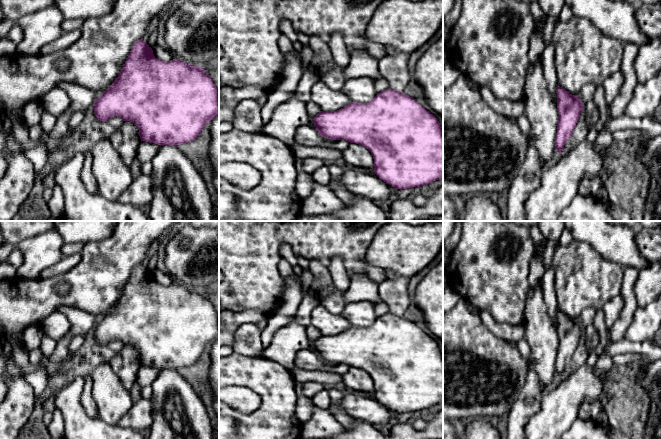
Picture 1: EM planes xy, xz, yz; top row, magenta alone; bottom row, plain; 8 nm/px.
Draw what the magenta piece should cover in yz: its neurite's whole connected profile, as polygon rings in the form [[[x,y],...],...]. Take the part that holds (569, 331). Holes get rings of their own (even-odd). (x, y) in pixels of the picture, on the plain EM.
[[[559,309],[557,310],[556,316],[559,342],[555,361],[555,371],[556,376],[561,377],[565,367],[572,360],[580,338],[583,336],[584,328],[577,319],[570,318]]]

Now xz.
[[[389,312],[377,317],[370,326],[351,326],[337,335],[320,335],[314,341],[314,350],[324,362],[346,364],[367,372],[374,383],[375,398],[395,413],[420,411],[443,401],[443,357],[440,347],[416,323],[404,316]]]

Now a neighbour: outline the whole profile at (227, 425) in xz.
[[[219,414],[219,439],[234,439],[237,436],[237,423],[234,418]]]

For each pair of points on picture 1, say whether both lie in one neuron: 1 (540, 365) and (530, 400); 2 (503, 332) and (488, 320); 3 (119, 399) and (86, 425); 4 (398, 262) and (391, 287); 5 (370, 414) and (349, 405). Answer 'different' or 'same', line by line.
1: different
2: same
3: different
4: different
5: same

